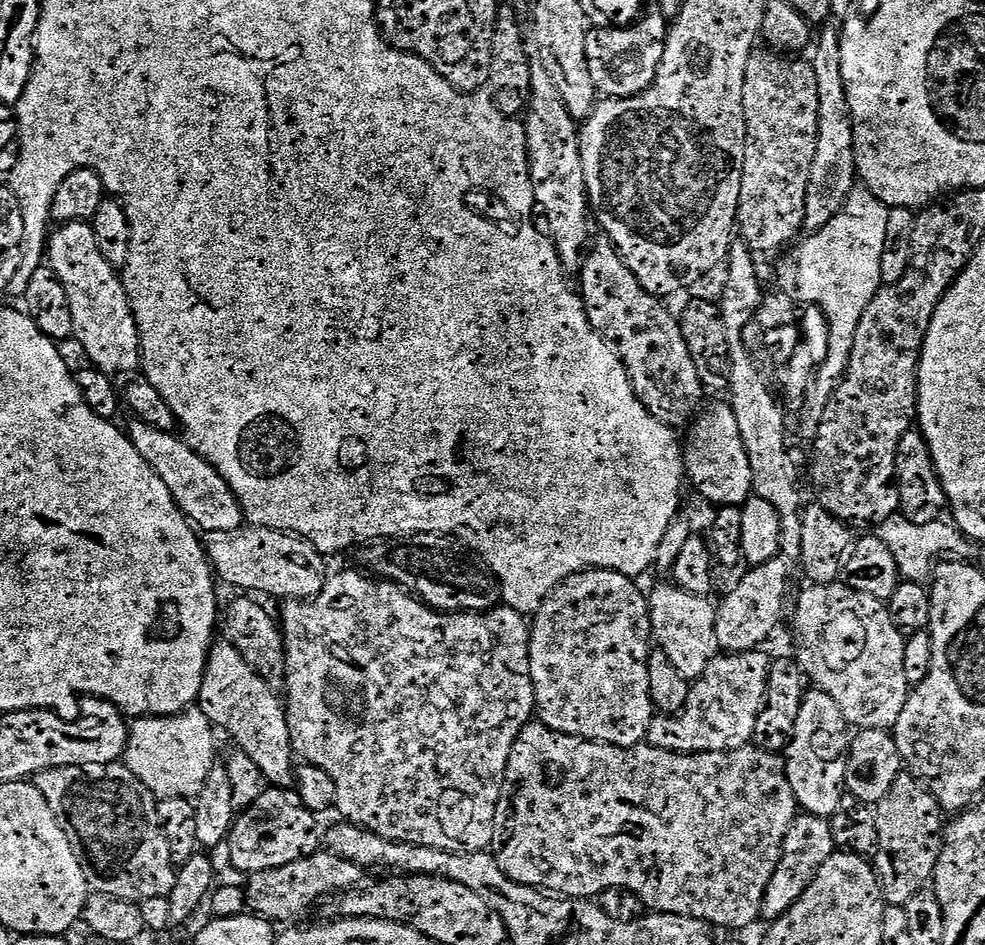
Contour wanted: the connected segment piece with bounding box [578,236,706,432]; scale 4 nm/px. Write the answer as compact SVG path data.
M605 236L598 238L593 248L591 245L585 253L578 272L580 275L578 290L587 312L587 320L604 341L613 344L614 350L622 360L624 372L631 382L635 396L651 416L675 432L681 431L680 428L687 429L703 409L706 389L698 378L698 370L695 369L694 360L682 335L679 319L663 305L665 303L659 297L652 296L642 287L638 278L617 253L611 240Z

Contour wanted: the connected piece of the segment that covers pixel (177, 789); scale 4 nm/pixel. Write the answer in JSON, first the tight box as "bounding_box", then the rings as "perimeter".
{"bounding_box":[130,708,216,799],"perimeter":[[[198,708],[171,717],[165,724],[162,730],[137,740],[136,750],[142,755],[131,762],[130,768],[138,777],[144,778],[149,792],[156,796],[155,799],[199,797],[209,770],[216,764],[215,729]]]}

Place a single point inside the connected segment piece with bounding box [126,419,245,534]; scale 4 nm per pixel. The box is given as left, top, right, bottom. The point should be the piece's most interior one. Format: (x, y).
(202, 495)

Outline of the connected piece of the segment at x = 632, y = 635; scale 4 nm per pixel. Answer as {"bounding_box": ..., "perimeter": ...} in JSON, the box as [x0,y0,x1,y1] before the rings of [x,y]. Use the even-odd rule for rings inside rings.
{"bounding_box":[528,571,654,750],"perimeter":[[[601,571],[599,574],[581,574],[560,584],[531,621],[528,657],[530,658],[532,685],[536,691],[536,712],[539,723],[551,732],[561,732],[563,736],[577,736],[580,740],[592,740],[596,744],[606,744],[610,748],[621,750],[631,750],[647,741],[648,731],[654,719],[650,678],[648,677],[650,627],[645,605],[636,597],[636,588],[632,584],[635,583],[621,572]]]}

